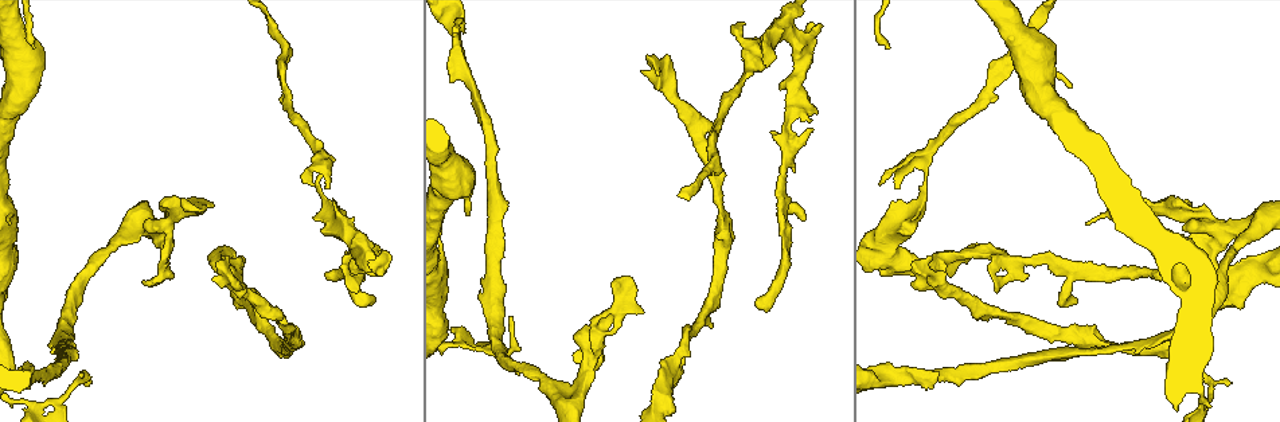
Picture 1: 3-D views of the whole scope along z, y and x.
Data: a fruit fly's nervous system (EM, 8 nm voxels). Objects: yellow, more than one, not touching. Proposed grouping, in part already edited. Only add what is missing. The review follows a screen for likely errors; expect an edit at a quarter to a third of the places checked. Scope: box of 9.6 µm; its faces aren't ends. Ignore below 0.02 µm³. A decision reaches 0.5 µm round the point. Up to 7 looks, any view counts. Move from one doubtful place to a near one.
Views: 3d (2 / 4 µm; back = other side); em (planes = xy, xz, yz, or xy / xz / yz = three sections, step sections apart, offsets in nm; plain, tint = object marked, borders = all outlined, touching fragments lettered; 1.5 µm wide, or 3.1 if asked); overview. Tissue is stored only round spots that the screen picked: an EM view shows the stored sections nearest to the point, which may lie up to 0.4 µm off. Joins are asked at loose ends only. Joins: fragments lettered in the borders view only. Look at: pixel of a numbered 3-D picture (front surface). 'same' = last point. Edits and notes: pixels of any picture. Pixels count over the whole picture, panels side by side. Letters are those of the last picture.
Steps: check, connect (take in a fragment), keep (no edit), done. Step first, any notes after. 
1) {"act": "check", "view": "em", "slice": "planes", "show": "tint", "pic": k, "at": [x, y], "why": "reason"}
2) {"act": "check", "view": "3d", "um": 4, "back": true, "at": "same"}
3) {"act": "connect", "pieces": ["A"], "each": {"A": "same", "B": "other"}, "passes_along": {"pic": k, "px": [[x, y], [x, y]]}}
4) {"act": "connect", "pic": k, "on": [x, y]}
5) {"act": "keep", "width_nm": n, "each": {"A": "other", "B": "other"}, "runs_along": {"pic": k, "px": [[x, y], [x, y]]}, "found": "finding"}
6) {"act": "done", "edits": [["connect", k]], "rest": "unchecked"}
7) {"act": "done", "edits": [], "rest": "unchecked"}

{"act": "check", "view": "em", "slice": "planes", "show": "borders", "pic": 1, "at": [642, 313], "why": "an open end"}

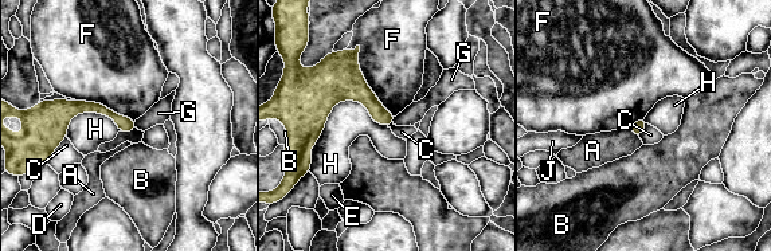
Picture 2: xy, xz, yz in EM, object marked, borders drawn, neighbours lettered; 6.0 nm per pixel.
{"act": "keep", "each": {"A": "other", "B": "other", "C": "other", "D": "other", "E": "other", "F": "other", "G": "other", "H": "other", "J": "other"}, "border": {"pic": 2, "px": [[66, 136], [46, 163]]}, "found": "no lettered fragment goes on from it"}

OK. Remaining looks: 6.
{"act": "check", "view": "em", "slice": "xz", "step": 4, "show": "borders", "pic": 1, "at": [756, 304], "why": "long arm stops here"}

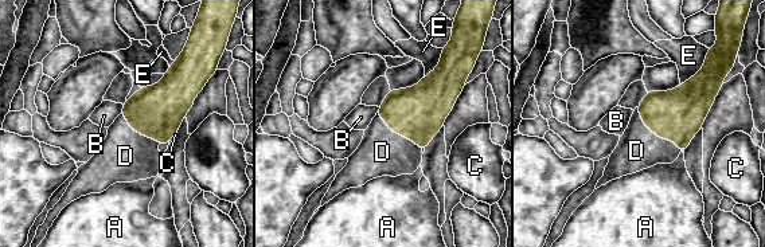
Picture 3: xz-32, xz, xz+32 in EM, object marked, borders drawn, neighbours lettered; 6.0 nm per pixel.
{"act": "connect", "pieces": ["D"], "each": {"A": "other", "B": "other", "C": "other", "D": "same", "E": "other"}, "passes_along": {"pic": 3, "px": [[678, 114], [655, 133], [639, 148]]}, "found": "it goes on there"}

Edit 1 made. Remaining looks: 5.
{"act": "check", "view": "em", "slice": "planes", "show": "tint", "pic": 1, "at": [351, 292], "why": "thin end"}

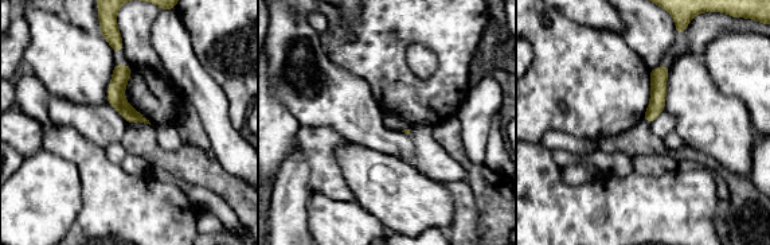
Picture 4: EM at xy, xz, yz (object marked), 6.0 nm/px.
{"act": "check", "view": "em", "slice": "planes", "show": "borders", "at": "same", "why": "what lies round it"}

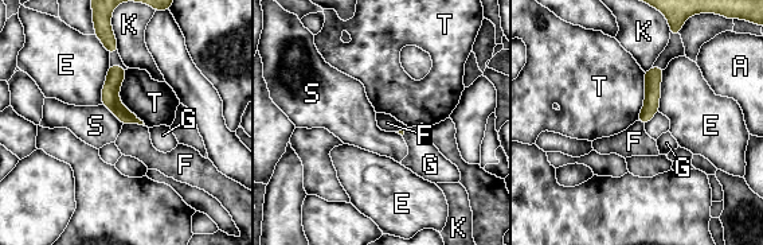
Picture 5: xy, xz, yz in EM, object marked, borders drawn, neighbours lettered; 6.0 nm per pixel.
{"act": "keep", "each": {"A": "other", "E": "other", "F": "other", "G": "other", "K": "other", "S": "other", "T": "other"}, "runs_along": {"pic": 5, "px": [[112, 69], [112, 102], [135, 120]]}, "found": "no lettered fragment goes on from it"}

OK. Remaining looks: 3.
{"act": "done", "edits": [["connect", 3]], "rest": "unchecked"}

